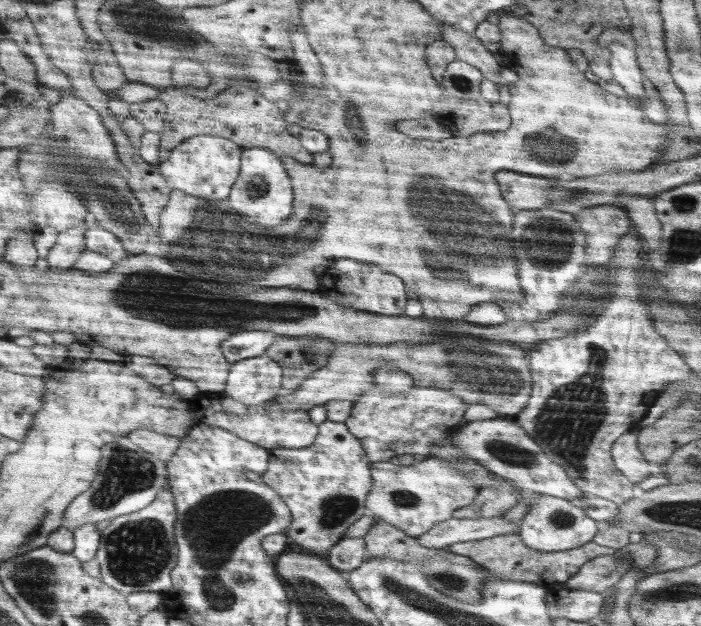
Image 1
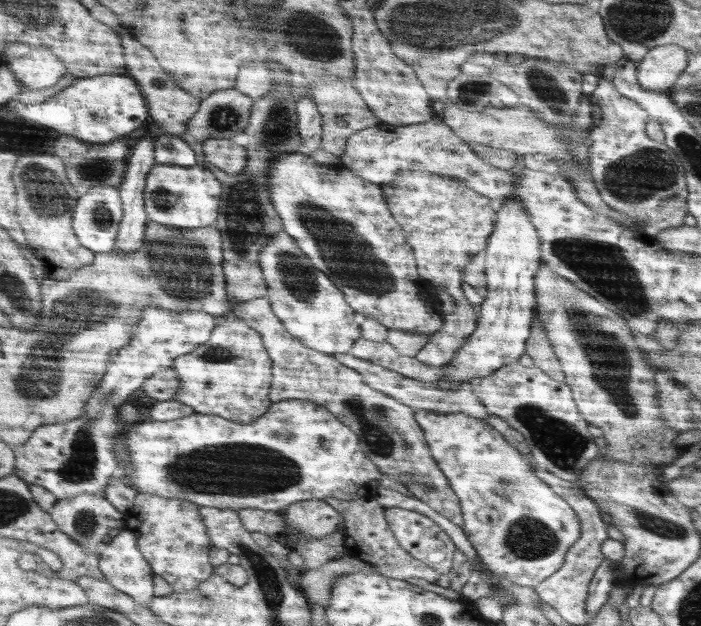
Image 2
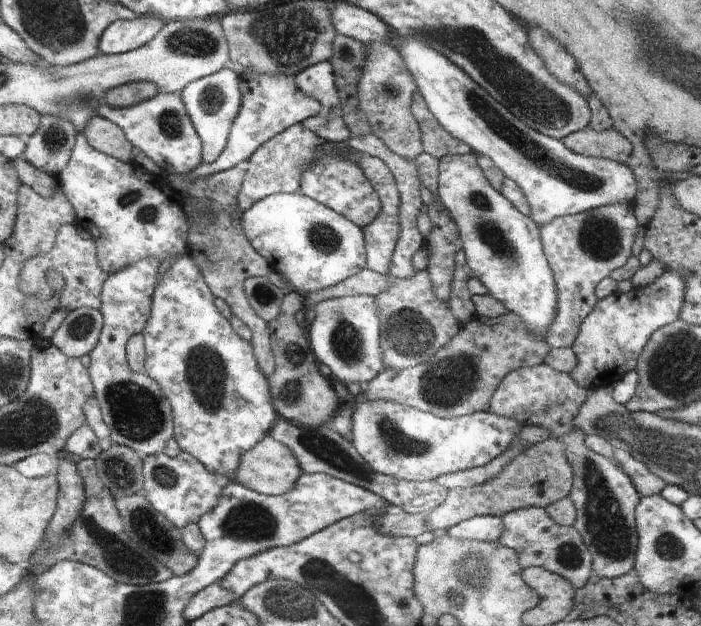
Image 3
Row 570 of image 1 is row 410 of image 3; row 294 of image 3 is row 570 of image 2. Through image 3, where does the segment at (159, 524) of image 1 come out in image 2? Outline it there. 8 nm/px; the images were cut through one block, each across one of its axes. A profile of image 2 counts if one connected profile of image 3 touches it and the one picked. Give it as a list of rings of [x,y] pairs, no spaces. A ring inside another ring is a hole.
[[[131,531],[120,532],[118,536],[102,548],[99,554],[99,569],[106,581],[114,588],[129,594],[136,602],[148,606],[153,599],[154,582],[152,578],[155,574],[144,555],[140,552],[136,537],[132,535]]]

